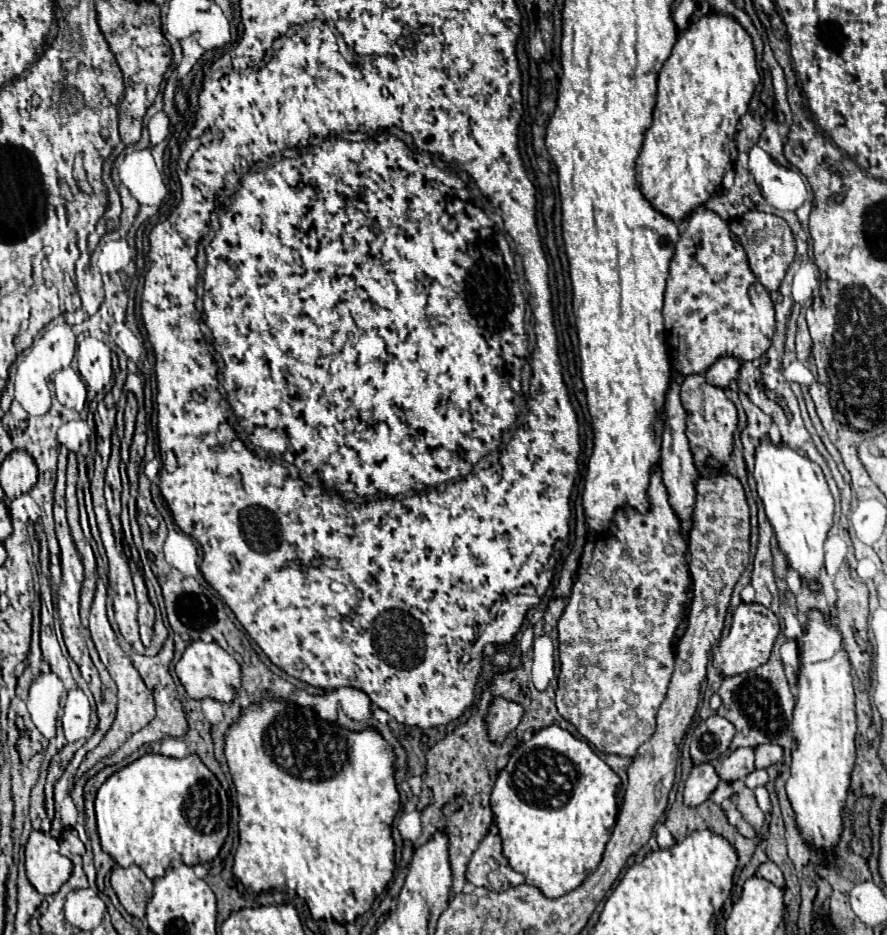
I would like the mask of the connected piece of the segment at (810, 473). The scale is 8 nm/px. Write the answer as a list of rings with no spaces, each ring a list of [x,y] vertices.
[[[764,438],[754,452],[756,466],[754,478],[758,484],[758,496],[766,508],[766,516],[776,532],[778,544],[786,554],[788,564],[810,582],[814,590],[820,588],[818,574],[824,566],[824,540],[832,526],[834,498],[826,484],[826,478],[816,462],[798,454],[784,442],[772,442]]]

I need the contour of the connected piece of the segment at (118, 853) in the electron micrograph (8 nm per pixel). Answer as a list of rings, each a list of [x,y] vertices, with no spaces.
[[[146,754],[136,762],[112,774],[96,794],[96,820],[102,850],[108,852],[118,866],[140,866],[148,878],[164,876],[172,858],[180,858],[188,866],[212,862],[228,836],[228,802],[222,798],[218,778],[192,754],[186,758],[164,758],[162,754]]]

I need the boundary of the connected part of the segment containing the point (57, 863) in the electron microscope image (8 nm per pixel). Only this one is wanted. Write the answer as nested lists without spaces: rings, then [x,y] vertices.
[[[34,830],[26,844],[26,876],[40,894],[56,894],[70,878],[72,862],[58,852],[58,842]]]

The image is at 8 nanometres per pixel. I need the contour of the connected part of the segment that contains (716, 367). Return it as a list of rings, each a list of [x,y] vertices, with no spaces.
[[[720,356],[720,360],[716,360],[716,364],[712,364],[712,368],[704,372],[704,376],[710,384],[728,388],[730,380],[736,378],[738,368],[740,368],[740,360],[736,360],[734,356]]]

